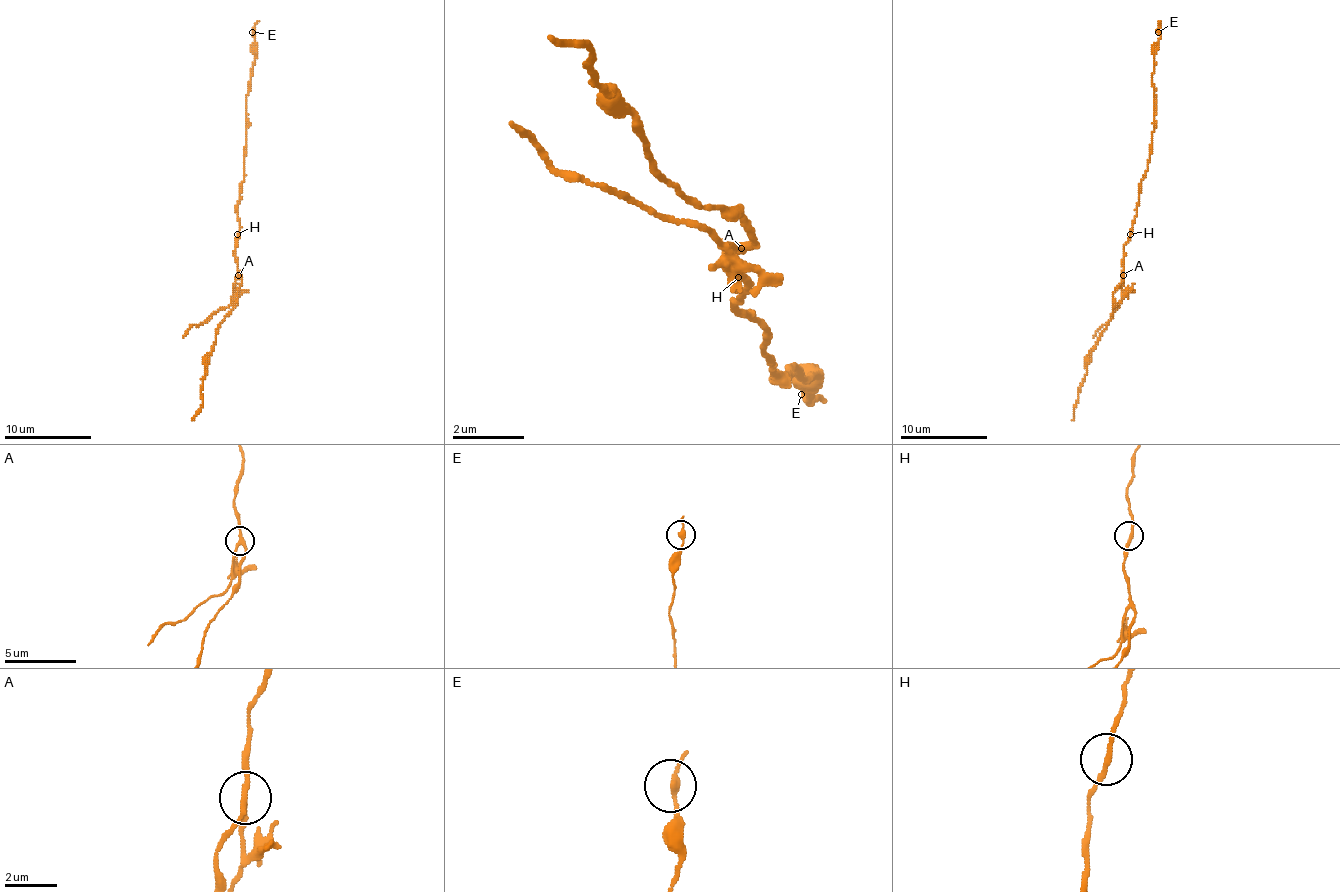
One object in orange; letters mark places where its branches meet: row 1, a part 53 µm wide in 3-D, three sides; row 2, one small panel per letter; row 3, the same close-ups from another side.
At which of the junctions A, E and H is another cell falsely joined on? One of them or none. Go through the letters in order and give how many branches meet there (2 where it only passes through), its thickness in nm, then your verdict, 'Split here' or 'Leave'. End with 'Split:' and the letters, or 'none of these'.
A: Branches: 3. Thickness 200 nm. Split here
E: Branches: 2. Thickness 200 nm. Leave
H: Branches: 2. Thickness 190 nm. Leave
Split: A

